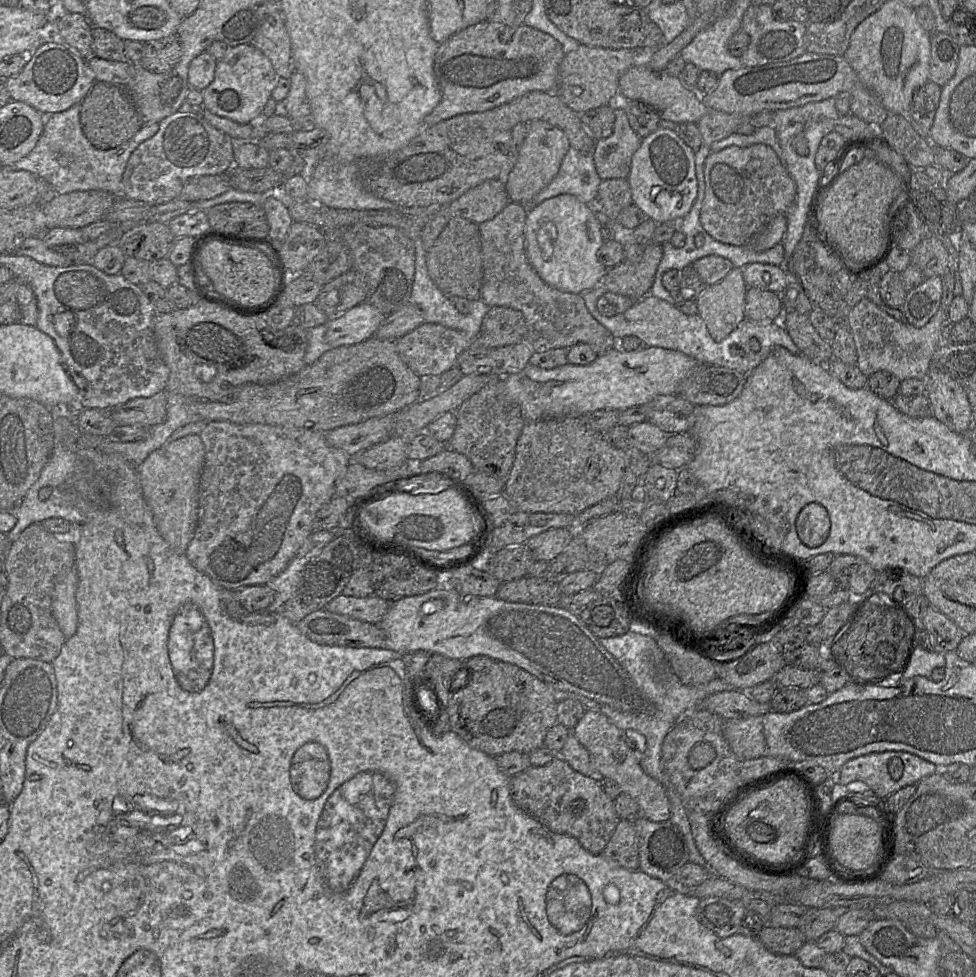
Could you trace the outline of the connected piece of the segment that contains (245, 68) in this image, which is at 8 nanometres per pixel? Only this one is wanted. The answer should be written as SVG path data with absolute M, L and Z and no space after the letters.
M250 44L228 47L224 57L216 63L213 81L201 91L202 108L239 124L257 122L279 78L271 61L259 49Z

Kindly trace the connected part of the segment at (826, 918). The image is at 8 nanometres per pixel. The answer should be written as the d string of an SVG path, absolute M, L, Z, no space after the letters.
M808 907L798 928L804 935L806 941L815 941L825 932L833 929L838 918L845 912L846 908L815 908Z

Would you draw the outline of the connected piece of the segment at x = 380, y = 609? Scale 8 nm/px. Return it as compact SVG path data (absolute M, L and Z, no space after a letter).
M339 595L321 609L360 621L378 624L390 608L390 602L379 597L350 597Z

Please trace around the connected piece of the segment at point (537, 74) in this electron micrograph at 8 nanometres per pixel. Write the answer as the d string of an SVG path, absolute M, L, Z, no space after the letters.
M482 21L468 26L437 47L433 71L442 98L424 118L424 126L459 114L490 110L532 91L556 92L564 56L555 38L524 24L507 26Z

